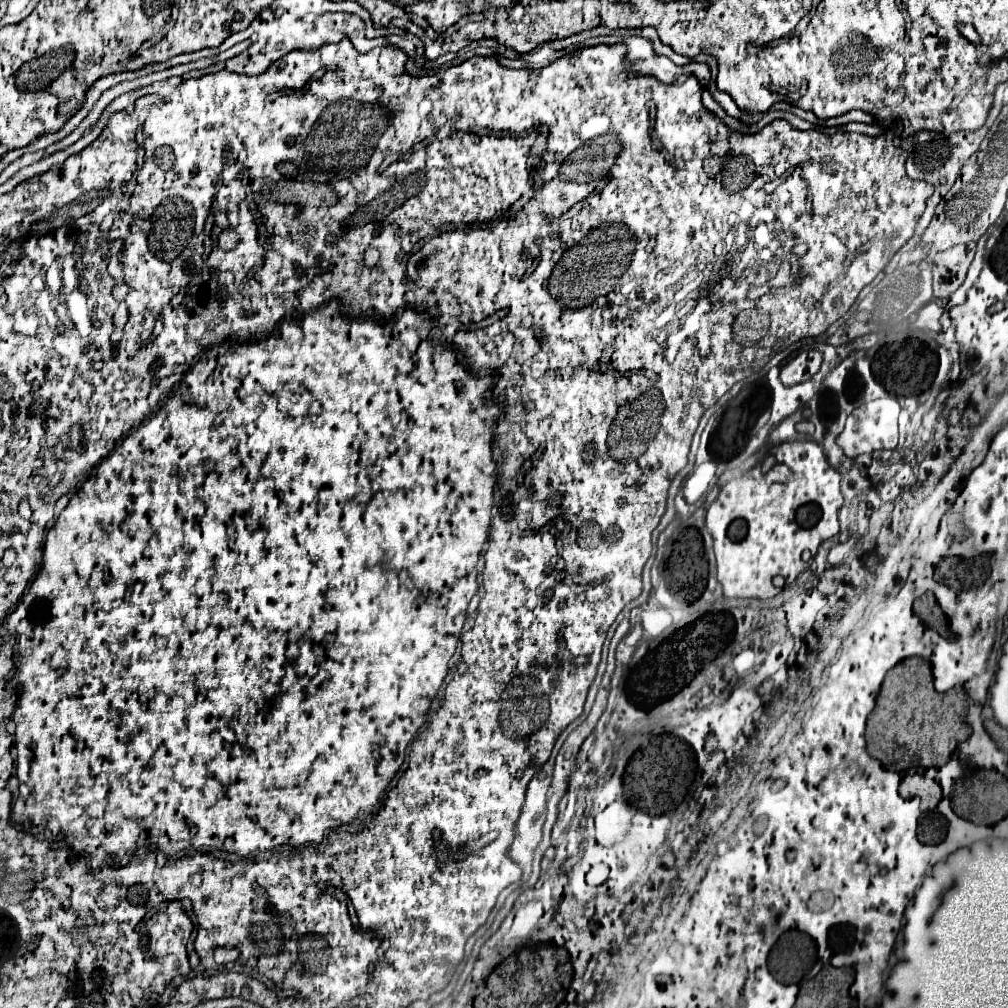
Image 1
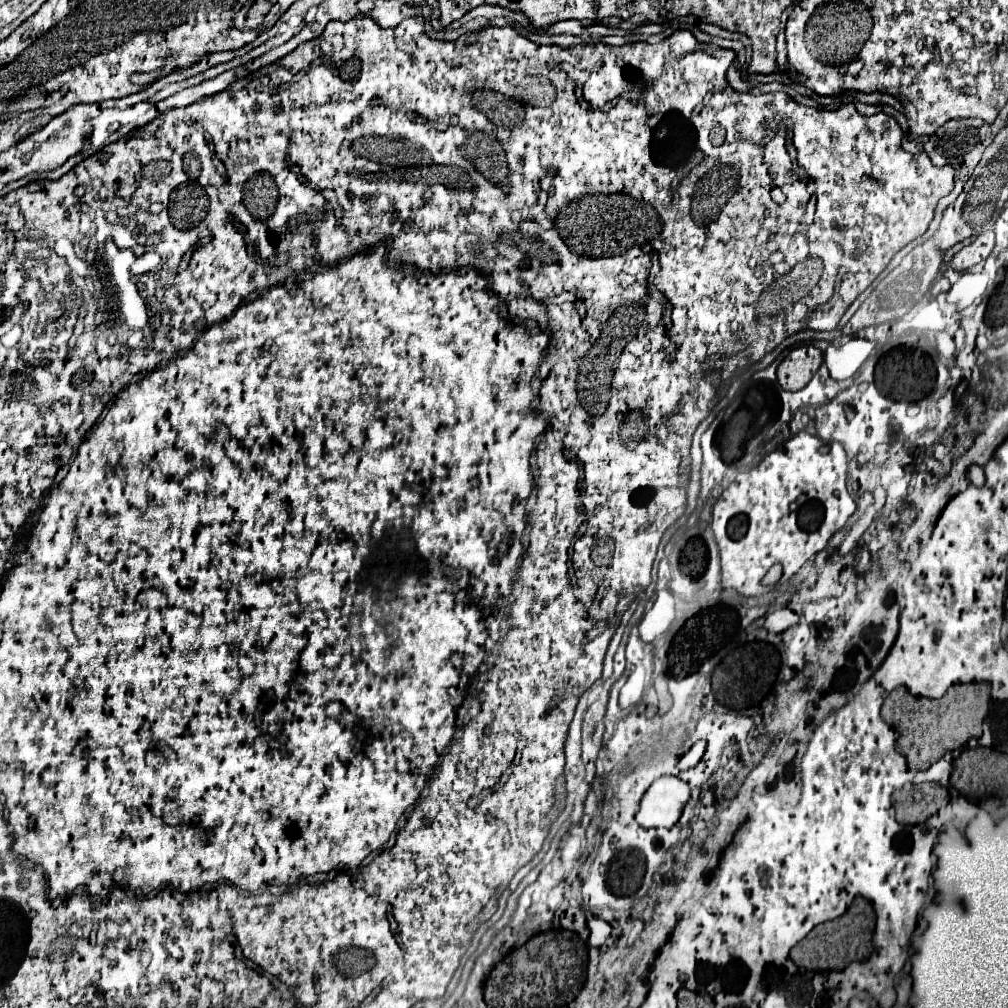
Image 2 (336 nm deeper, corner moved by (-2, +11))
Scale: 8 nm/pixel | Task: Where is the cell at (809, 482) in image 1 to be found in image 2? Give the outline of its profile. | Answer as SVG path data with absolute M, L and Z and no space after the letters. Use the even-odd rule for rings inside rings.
M799 432L799 434L795 434L791 440L787 440L781 448L777 448L775 452L771 452L769 456L765 456L763 458L763 462L757 466L757 468L753 468L753 470L747 470L747 472L741 472L741 474L737 474L737 478L735 478L735 482L721 494L721 498L715 502L715 506L713 506L713 534L715 534L715 540L717 540L717 546L719 546L719 554L721 554L721 586L723 588L733 588L733 590L737 590L739 594L743 594L743 596L761 596L761 594L765 594L767 592L767 588L761 584L761 580L763 580L763 576L767 574L767 570L773 566L773 564L777 564L777 562L781 562L783 564L783 582L785 580L789 580L811 556L815 556L817 552L821 552L825 546L827 546L827 542L829 542L829 538L837 532L837 530L841 530L843 526L845 526L845 522L847 522L847 518L855 512L855 502L853 502L853 498L849 496L849 492L847 492L847 488L845 488L845 482L847 482L847 454L845 454L845 448L839 444L839 442L833 442L833 444L829 444L829 452L821 452L821 446L825 446L825 442L823 440L819 440L817 436L811 436L809 432ZM791 502L797 502L799 504L799 508L797 508L797 512L789 512L789 504Z

